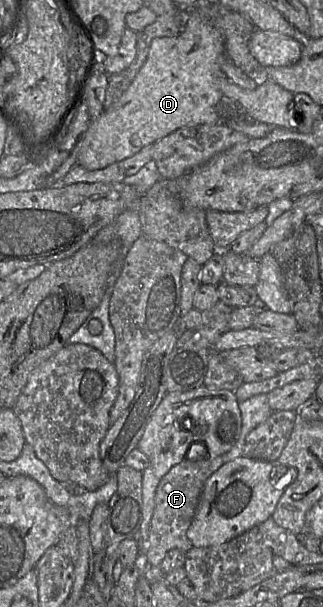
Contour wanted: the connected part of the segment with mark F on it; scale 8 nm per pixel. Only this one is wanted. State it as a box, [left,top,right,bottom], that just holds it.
[141,456,225,585]

